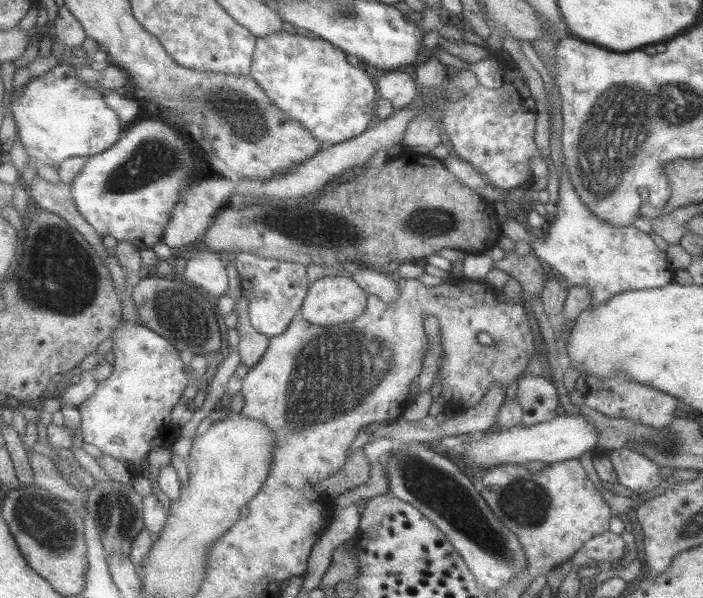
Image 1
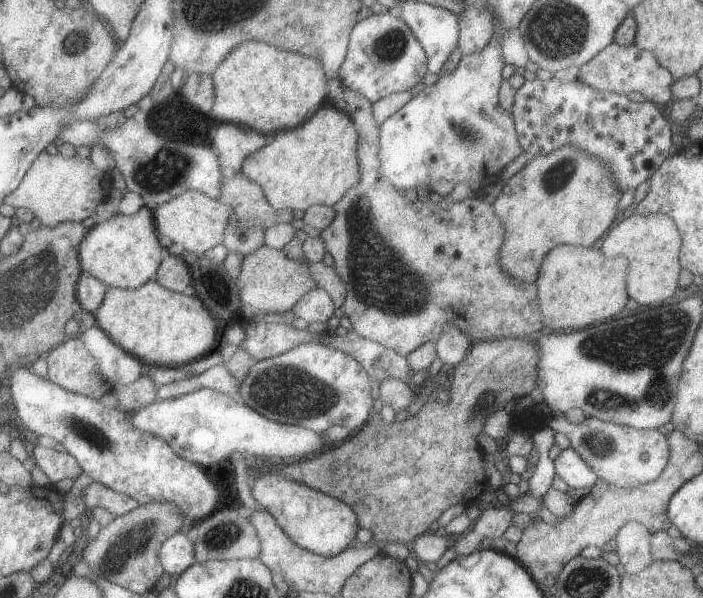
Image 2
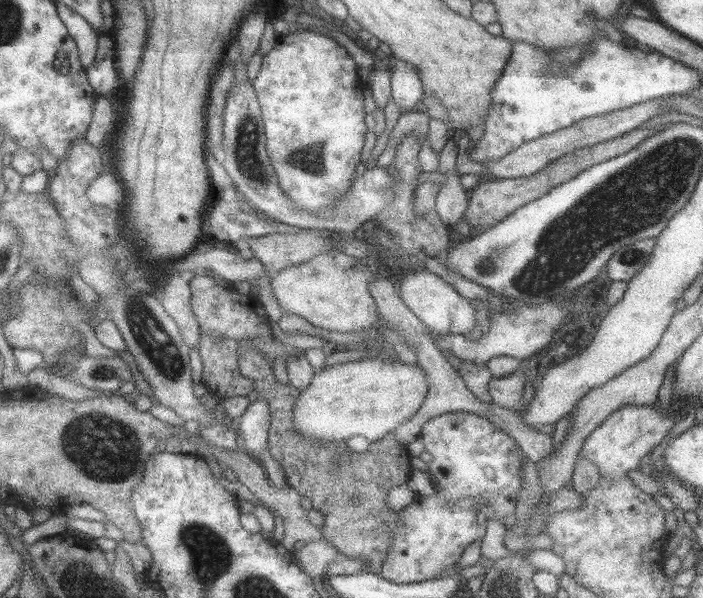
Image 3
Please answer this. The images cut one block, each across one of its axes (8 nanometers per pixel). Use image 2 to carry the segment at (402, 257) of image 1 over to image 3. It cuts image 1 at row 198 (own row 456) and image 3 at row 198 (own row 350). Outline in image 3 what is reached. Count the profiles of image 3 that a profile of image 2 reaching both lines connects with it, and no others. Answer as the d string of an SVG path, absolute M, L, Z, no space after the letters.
M661 124L661 126L657 126L653 129L634 129L628 134L619 136L614 140L607 140L600 144L579 148L570 154L562 156L562 158L556 159L548 166L542 167L542 170L527 177L483 179L479 186L475 186L469 191L469 201L467 202L466 212L462 214L462 219L469 224L473 234L484 232L496 226L496 224L502 223L504 218L514 213L515 210L518 210L521 206L544 196L551 188L574 178L583 170L599 162L604 162L615 156L624 154L632 147L635 147L640 141L648 138L648 135L658 132L664 125L665 124Z

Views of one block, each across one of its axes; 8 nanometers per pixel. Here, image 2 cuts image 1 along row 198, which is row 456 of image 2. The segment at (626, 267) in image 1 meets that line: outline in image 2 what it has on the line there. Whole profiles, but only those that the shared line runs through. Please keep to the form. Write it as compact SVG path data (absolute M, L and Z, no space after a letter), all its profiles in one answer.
M575 448L561 450L553 460L555 474L561 476L570 488L592 488L599 481L596 471L578 454Z

